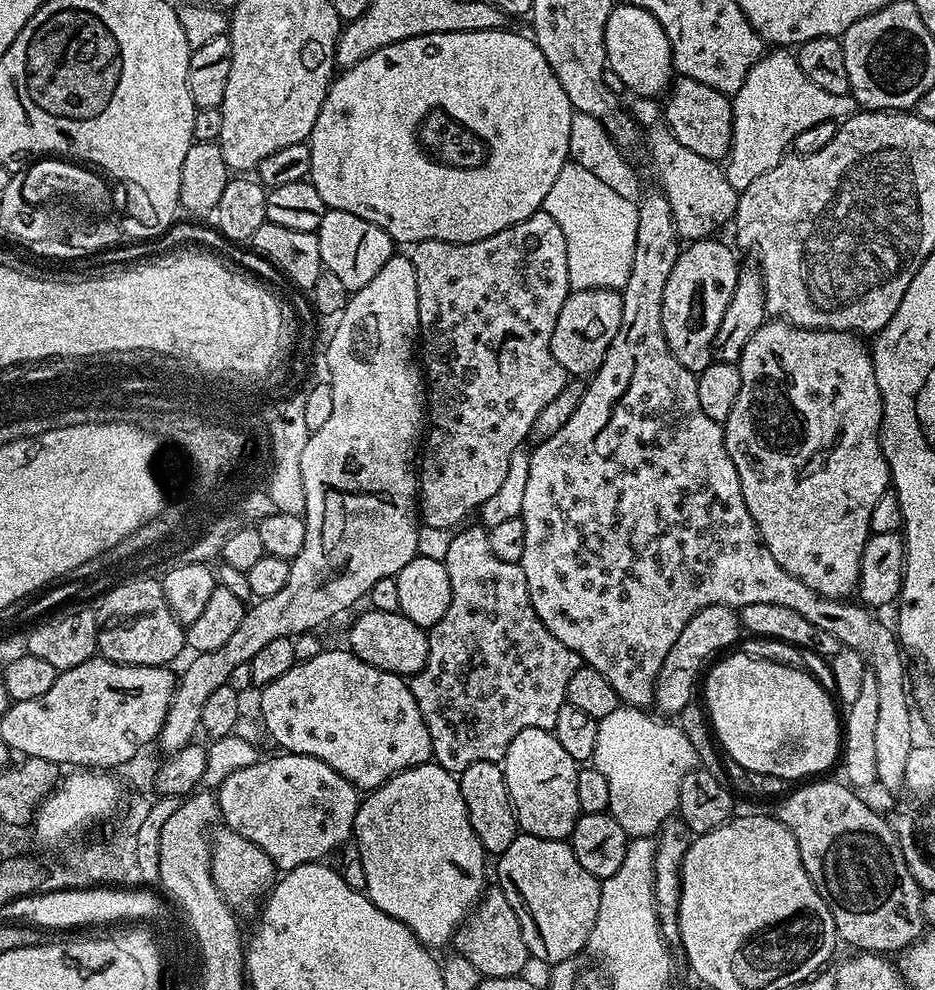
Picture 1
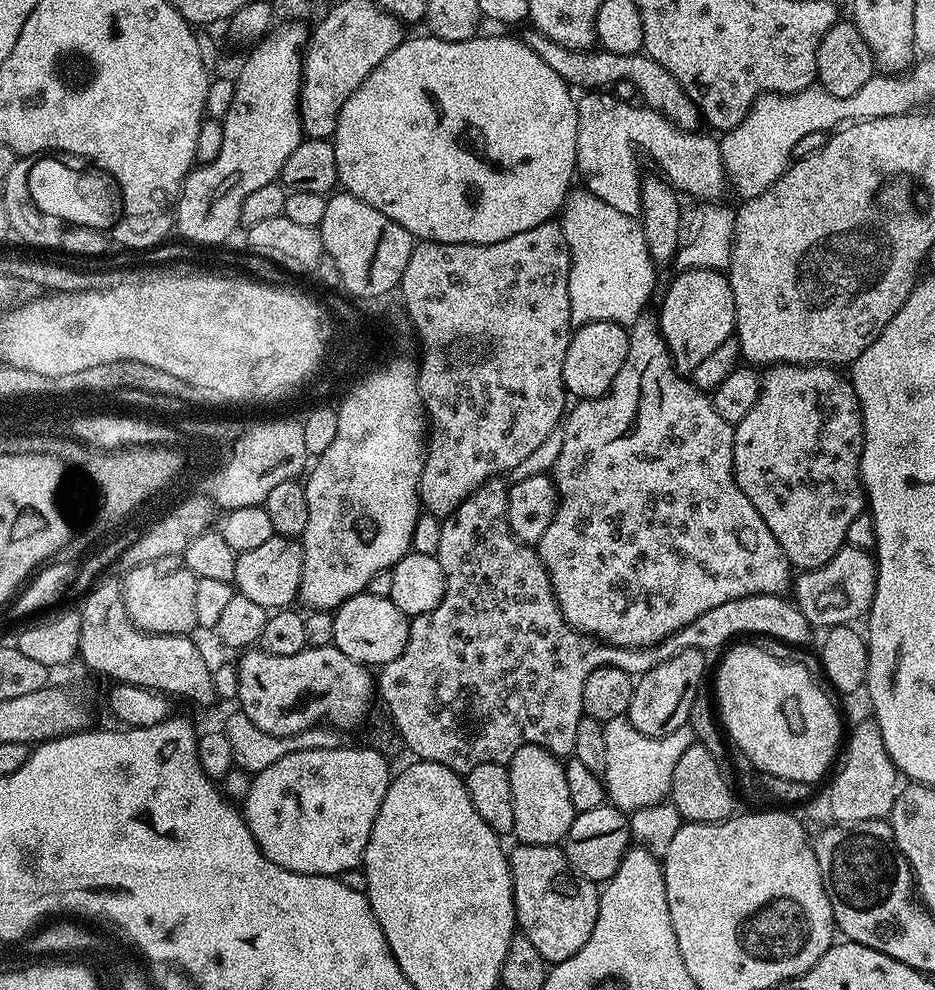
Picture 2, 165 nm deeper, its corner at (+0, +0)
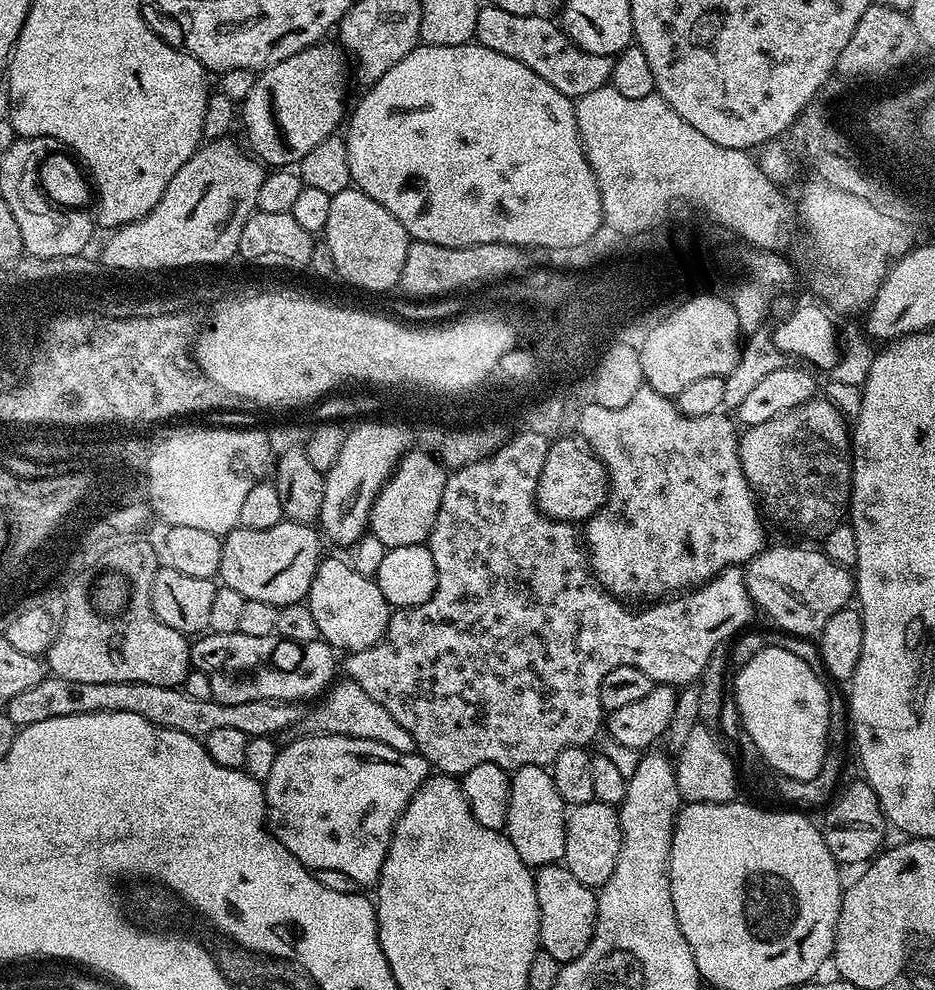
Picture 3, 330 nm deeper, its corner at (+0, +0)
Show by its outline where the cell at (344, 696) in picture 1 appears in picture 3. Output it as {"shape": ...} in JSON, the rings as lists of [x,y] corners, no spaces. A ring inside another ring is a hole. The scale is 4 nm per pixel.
{"shape":[[[209,631],[201,635],[191,645],[191,649],[192,668],[202,670],[202,674],[210,678],[212,699],[223,704],[259,700],[305,702],[320,691],[323,693],[333,683],[332,675],[336,668],[338,672],[337,653],[332,645],[321,639],[309,644],[295,644],[281,640],[275,634],[266,638],[253,638],[241,632],[218,634]]]}

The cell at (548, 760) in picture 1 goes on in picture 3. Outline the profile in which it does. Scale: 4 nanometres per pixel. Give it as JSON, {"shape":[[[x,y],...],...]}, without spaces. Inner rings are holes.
{"shape":[[[522,766],[511,773],[510,810],[506,835],[518,850],[518,858],[530,869],[545,868],[564,859],[566,850],[566,805],[558,786],[554,786],[551,771],[545,766]]]}

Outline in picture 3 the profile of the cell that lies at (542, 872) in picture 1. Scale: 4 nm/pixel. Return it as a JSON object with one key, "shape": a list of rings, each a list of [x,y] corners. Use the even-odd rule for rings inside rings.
{"shape":[[[563,863],[547,864],[545,868],[535,869],[538,910],[540,911],[540,946],[562,966],[590,946],[590,938],[596,929],[597,893],[587,888]]]}

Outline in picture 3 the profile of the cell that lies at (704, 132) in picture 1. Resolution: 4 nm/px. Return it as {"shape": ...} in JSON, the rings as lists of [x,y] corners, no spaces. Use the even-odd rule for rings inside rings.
{"shape":[[[485,3],[478,10],[475,43],[498,54],[506,54],[506,58],[514,58],[514,62],[522,62],[522,66],[534,70],[538,78],[550,82],[554,90],[570,98],[579,98],[590,94],[590,90],[605,87],[612,78],[613,57],[582,50],[555,19],[547,20],[540,15],[509,14],[506,10],[498,10],[498,6]]]}

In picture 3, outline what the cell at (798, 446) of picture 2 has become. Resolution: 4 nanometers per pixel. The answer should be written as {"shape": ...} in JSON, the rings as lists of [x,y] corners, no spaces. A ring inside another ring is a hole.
{"shape":[[[813,398],[799,404],[794,410],[770,418],[770,422],[745,427],[738,436],[740,465],[763,515],[792,532],[816,537],[845,519],[852,498],[850,424],[830,401],[820,399]]]}

